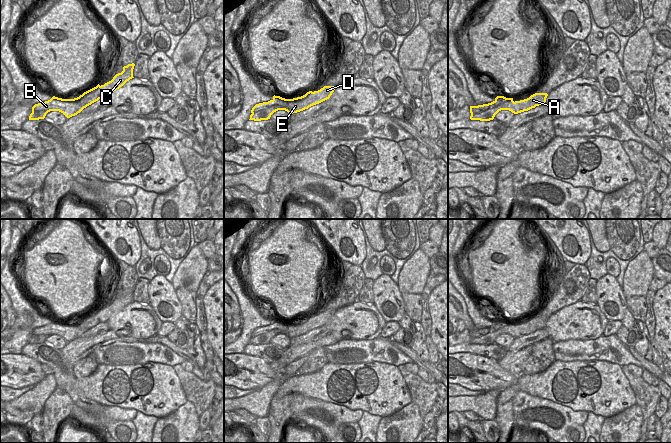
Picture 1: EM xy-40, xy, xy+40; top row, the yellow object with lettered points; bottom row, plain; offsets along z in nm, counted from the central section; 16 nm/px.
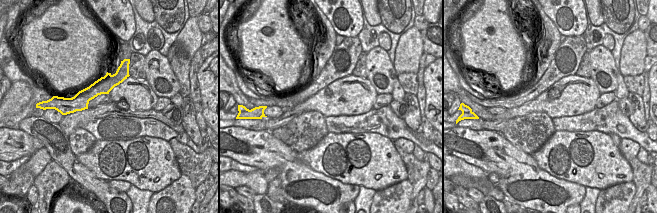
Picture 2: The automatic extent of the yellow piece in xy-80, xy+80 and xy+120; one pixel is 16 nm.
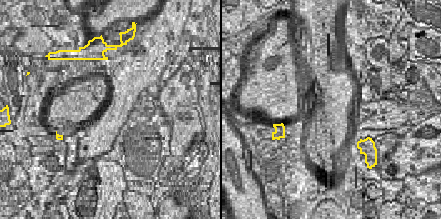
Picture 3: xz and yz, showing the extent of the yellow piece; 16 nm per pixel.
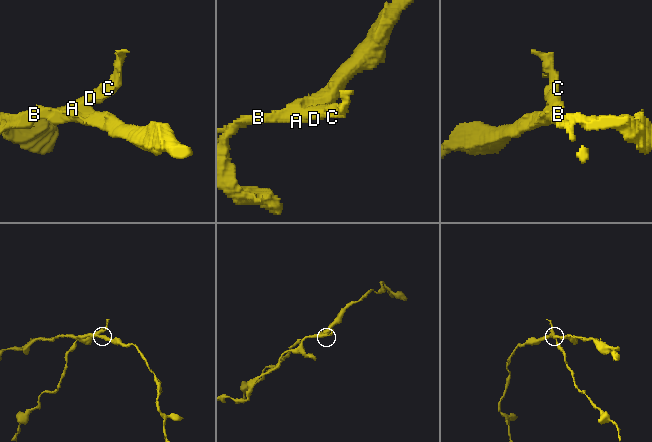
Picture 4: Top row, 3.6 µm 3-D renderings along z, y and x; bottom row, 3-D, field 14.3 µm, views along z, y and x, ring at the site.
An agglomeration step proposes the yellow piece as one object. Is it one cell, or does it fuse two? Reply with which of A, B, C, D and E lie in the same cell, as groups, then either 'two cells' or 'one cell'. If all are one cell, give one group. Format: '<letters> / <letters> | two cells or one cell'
A C D E / B | two cells

